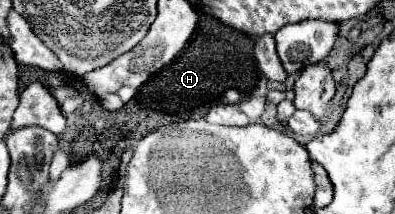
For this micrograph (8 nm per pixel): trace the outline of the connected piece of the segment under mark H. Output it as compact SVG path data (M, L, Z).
M198 23L186 39L184 47L174 55L174 59L156 71L140 89L138 95L128 101L120 111L106 111L100 105L100 99L90 95L82 83L80 77L70 75L66 71L38 71L34 67L22 67L20 65L20 91L24 83L40 81L42 85L48 83L48 91L54 95L54 99L60 103L60 109L68 121L66 131L60 135L60 149L64 149L72 163L78 165L82 157L94 155L102 161L102 177L114 179L116 169L120 165L120 155L124 149L138 143L144 135L150 131L174 123L174 121L186 121L186 119L200 119L206 115L206 111L222 103L224 93L228 89L236 89L240 95L248 95L256 83L258 83L258 69L252 55L254 41L240 31L228 27L228 43L210 43L206 35L198 31Z

